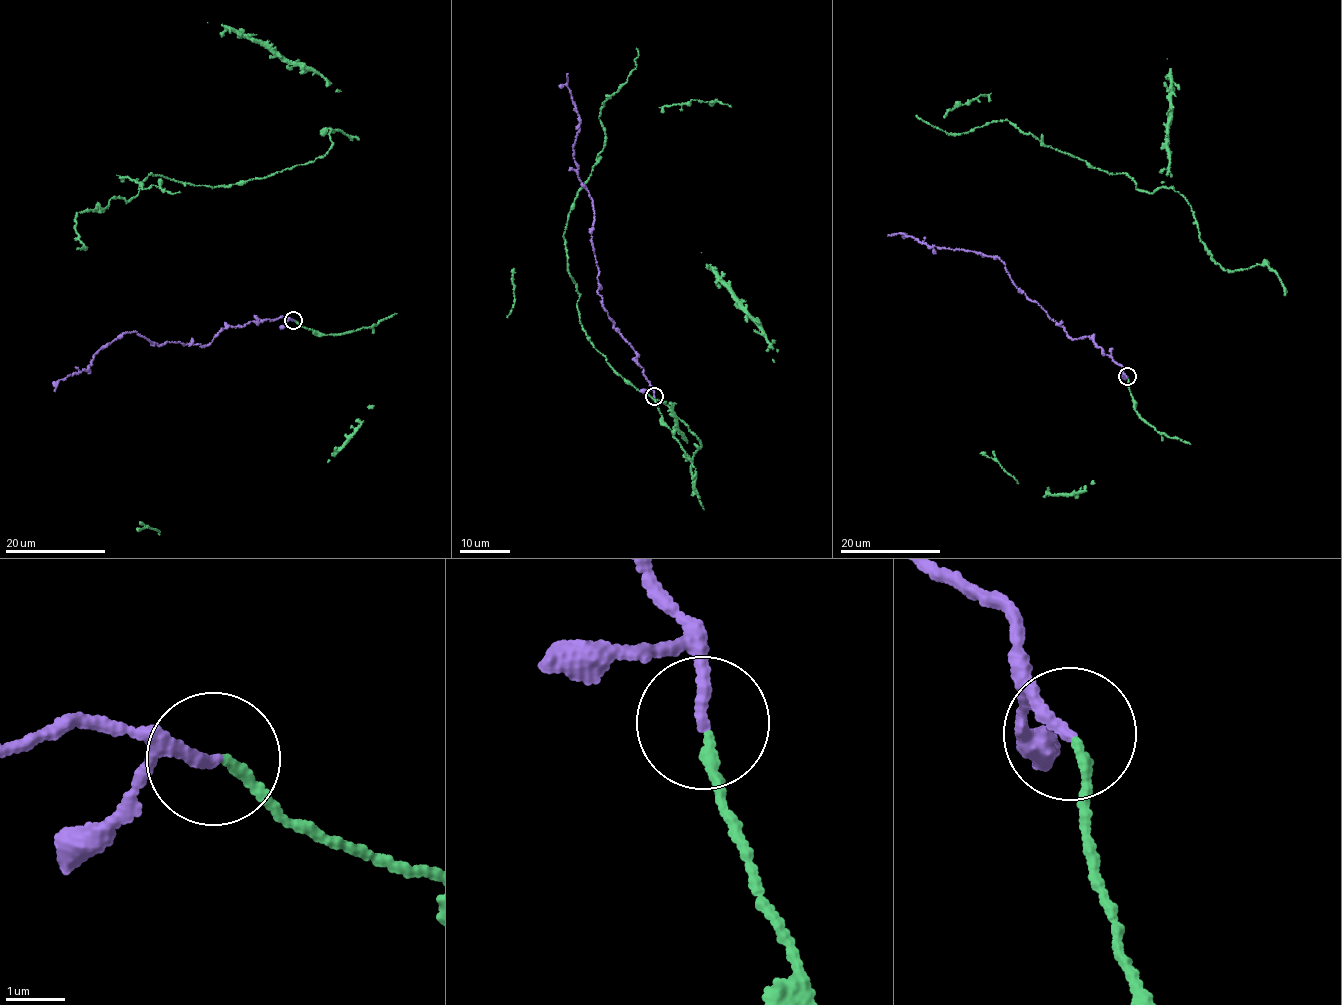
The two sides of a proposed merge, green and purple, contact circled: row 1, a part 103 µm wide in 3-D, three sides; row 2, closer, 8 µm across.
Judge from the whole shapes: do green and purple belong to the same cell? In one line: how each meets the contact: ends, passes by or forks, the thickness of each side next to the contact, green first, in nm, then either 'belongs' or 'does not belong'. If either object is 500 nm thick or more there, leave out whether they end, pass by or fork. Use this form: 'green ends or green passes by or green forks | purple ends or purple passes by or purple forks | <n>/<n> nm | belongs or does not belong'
green ends | purple ends | 160/200 nm | belongs

